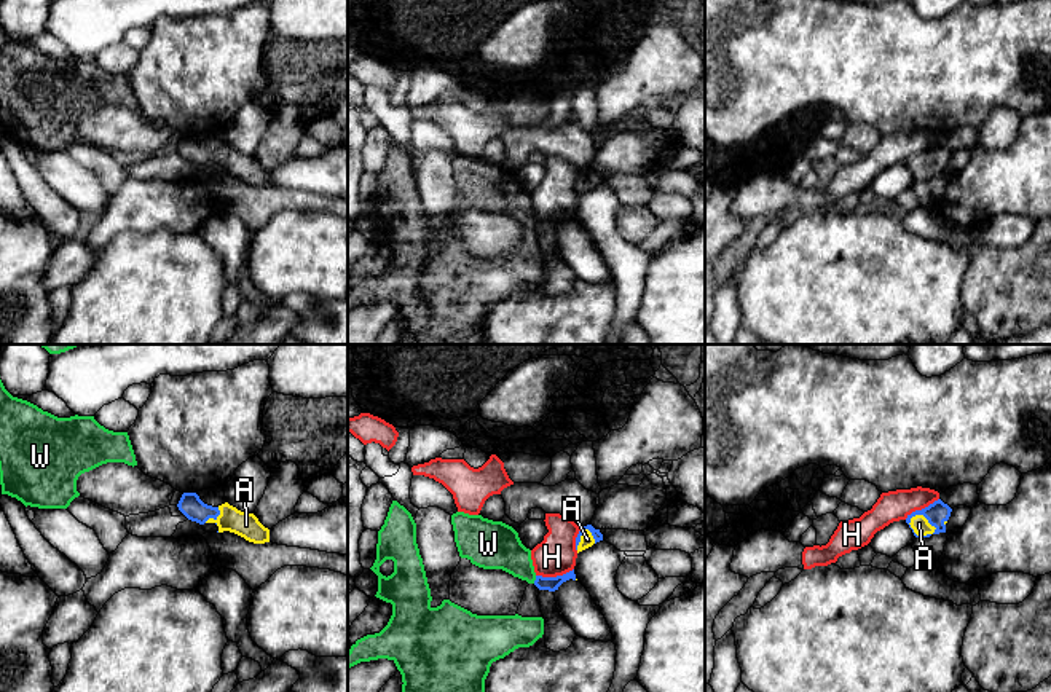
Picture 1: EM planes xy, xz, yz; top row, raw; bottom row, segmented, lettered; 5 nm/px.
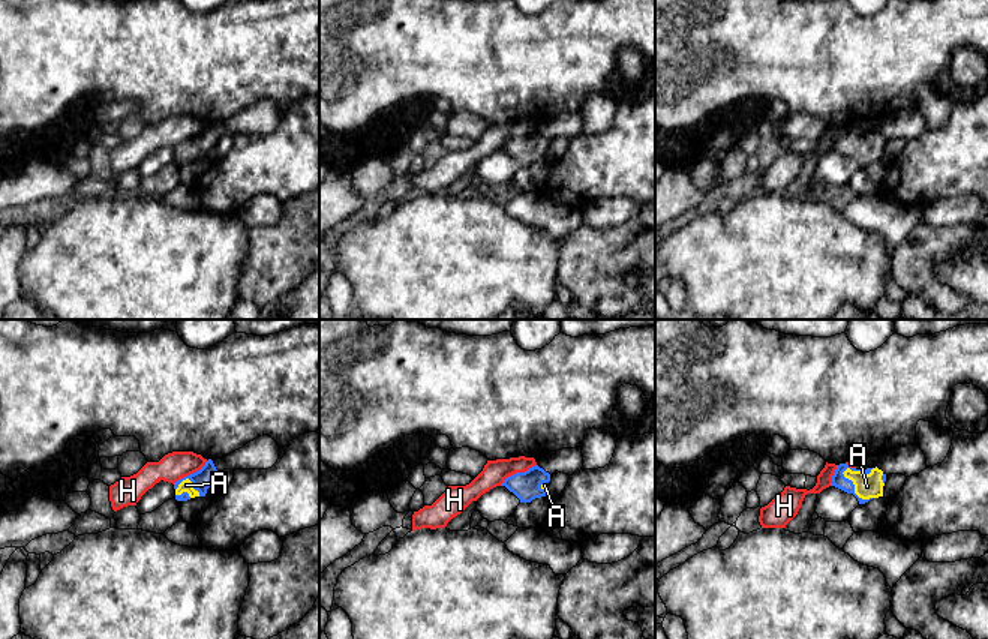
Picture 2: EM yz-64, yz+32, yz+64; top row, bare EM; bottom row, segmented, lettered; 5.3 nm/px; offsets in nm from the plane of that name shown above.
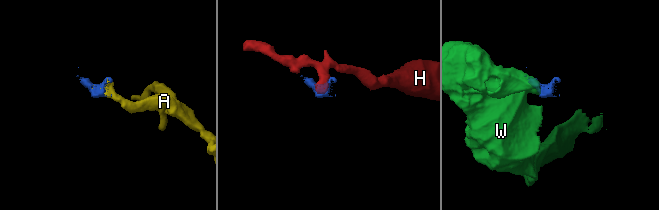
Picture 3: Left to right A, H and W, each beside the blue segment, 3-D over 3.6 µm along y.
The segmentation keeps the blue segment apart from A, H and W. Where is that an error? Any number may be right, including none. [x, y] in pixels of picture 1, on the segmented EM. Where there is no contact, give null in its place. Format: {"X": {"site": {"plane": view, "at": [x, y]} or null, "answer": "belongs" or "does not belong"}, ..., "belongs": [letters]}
{"A": {"site": {"plane": "yz", "at": [922, 536]}, "answer": "belongs"}, "H": {"site": {"plane": "xz", "at": [554, 577]}, "answer": "does not belong"}, "W": {"site": {"plane": "xz", "at": [536, 579]}, "answer": "does not belong"}, "belongs": ["A"]}

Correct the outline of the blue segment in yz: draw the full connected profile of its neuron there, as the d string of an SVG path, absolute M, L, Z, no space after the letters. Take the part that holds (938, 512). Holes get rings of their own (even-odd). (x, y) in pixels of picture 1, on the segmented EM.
M938 499L928 507L907 515L906 523L915 537L930 537L931 534L946 533L946 523L951 512L952 509Z

